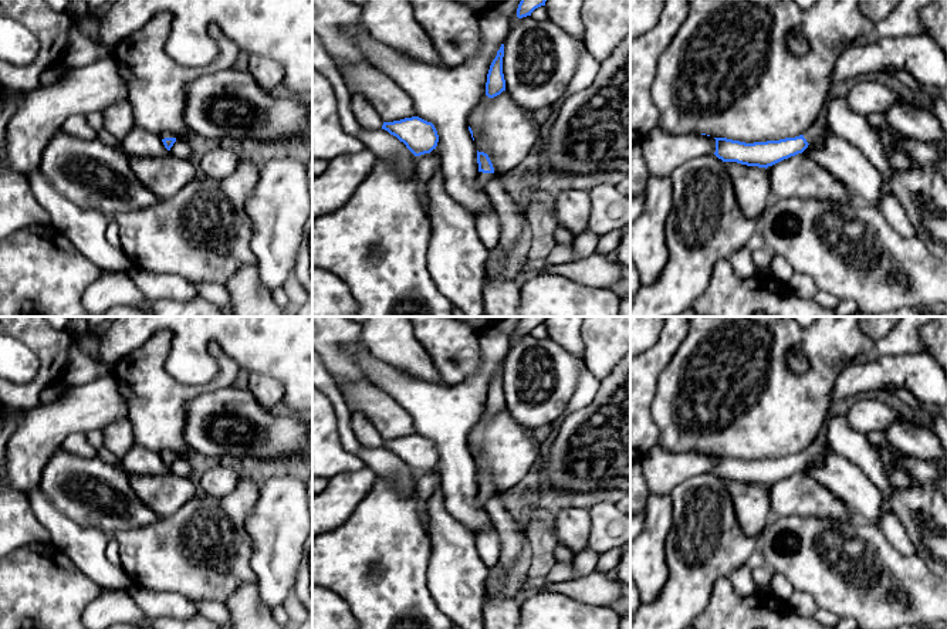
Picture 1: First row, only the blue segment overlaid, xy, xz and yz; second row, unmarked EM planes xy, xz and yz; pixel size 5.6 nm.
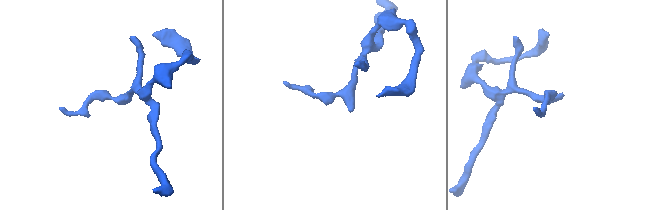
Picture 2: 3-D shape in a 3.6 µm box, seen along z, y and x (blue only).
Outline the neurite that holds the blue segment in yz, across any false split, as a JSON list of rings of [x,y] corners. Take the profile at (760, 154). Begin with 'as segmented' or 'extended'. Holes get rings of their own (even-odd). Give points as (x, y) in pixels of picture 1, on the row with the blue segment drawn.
extended; [[[812,125],[804,135],[779,141],[745,143],[727,138],[716,139],[714,155],[723,162],[768,168],[784,159],[802,153],[811,142],[828,133],[828,125]]]

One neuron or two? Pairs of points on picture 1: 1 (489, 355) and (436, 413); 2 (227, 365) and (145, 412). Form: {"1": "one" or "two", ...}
{"1": "one", "2": "one"}

